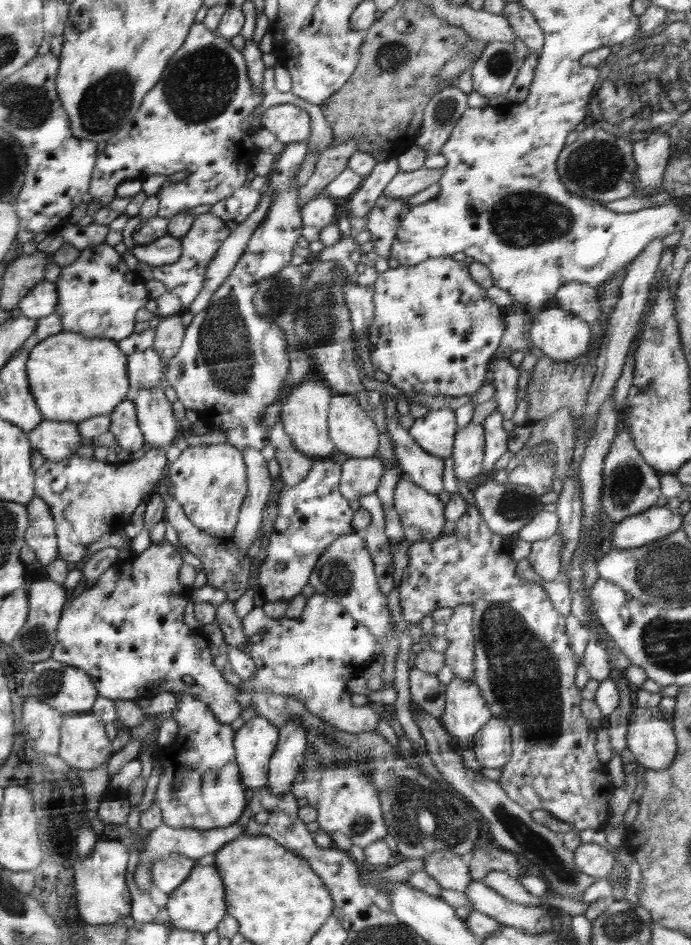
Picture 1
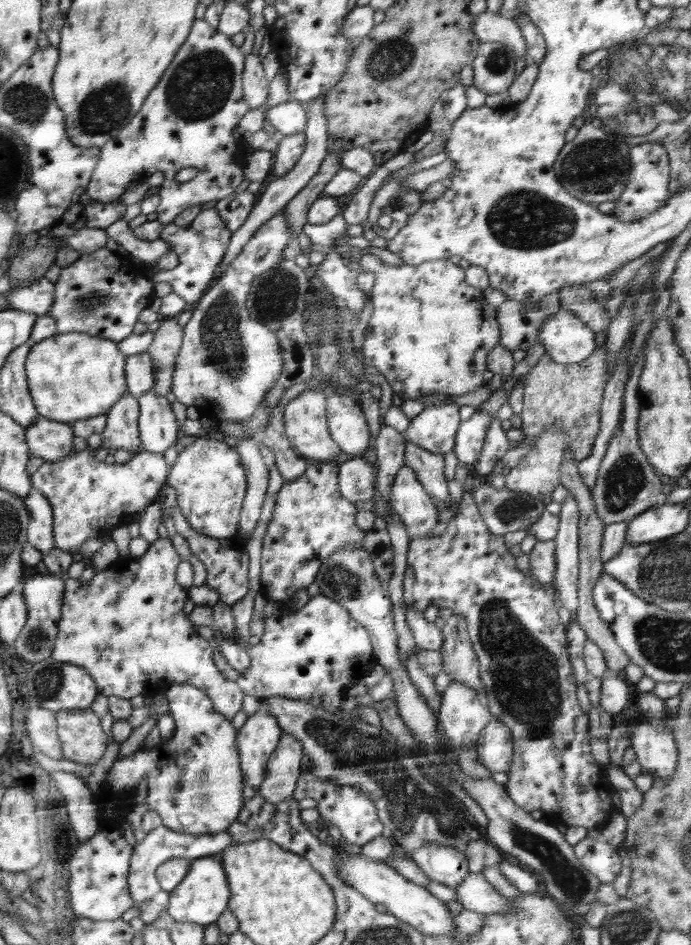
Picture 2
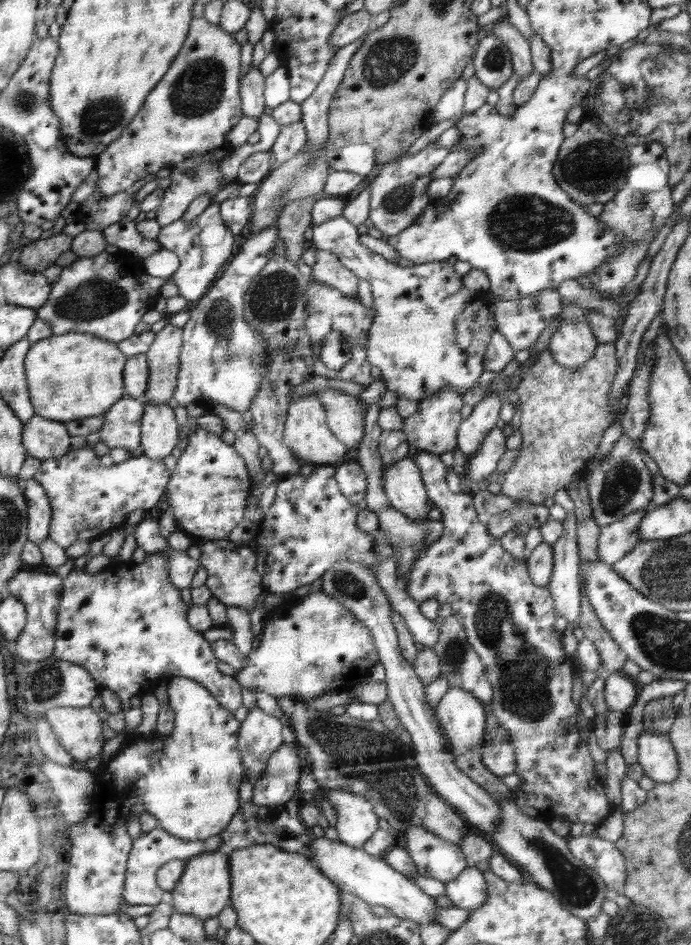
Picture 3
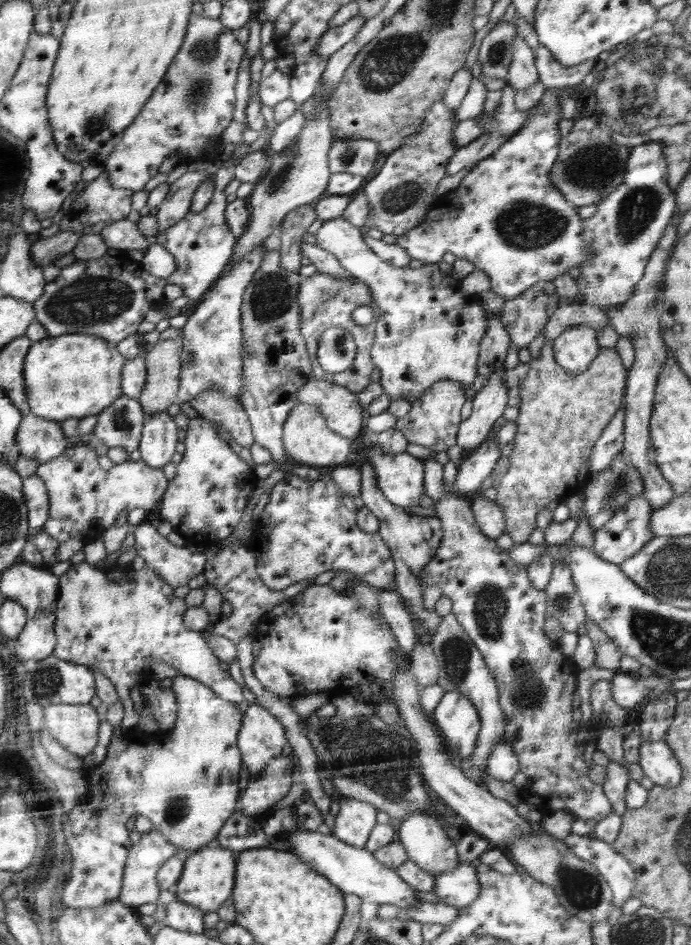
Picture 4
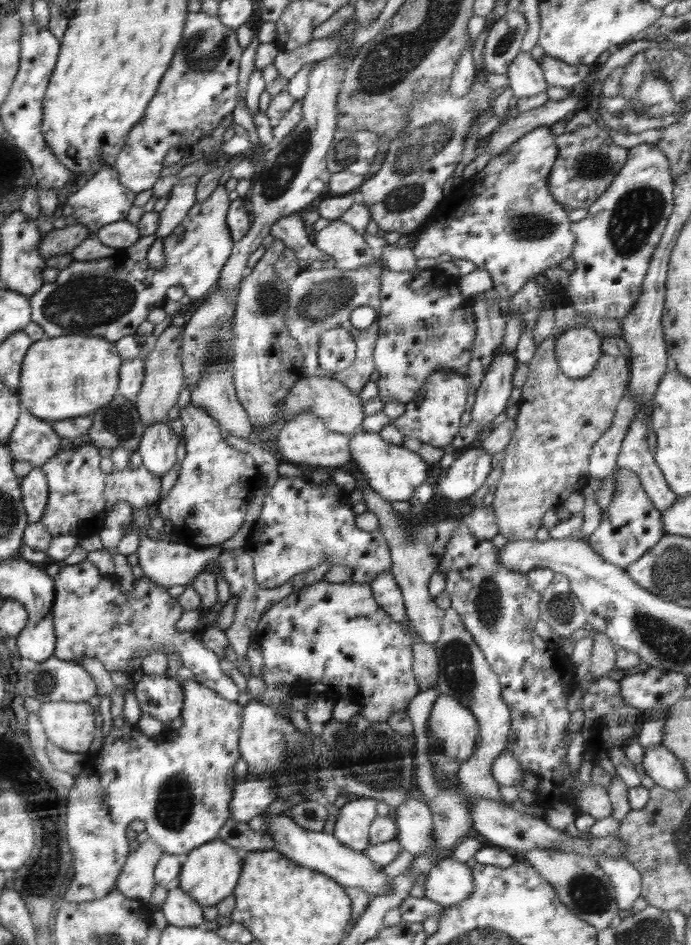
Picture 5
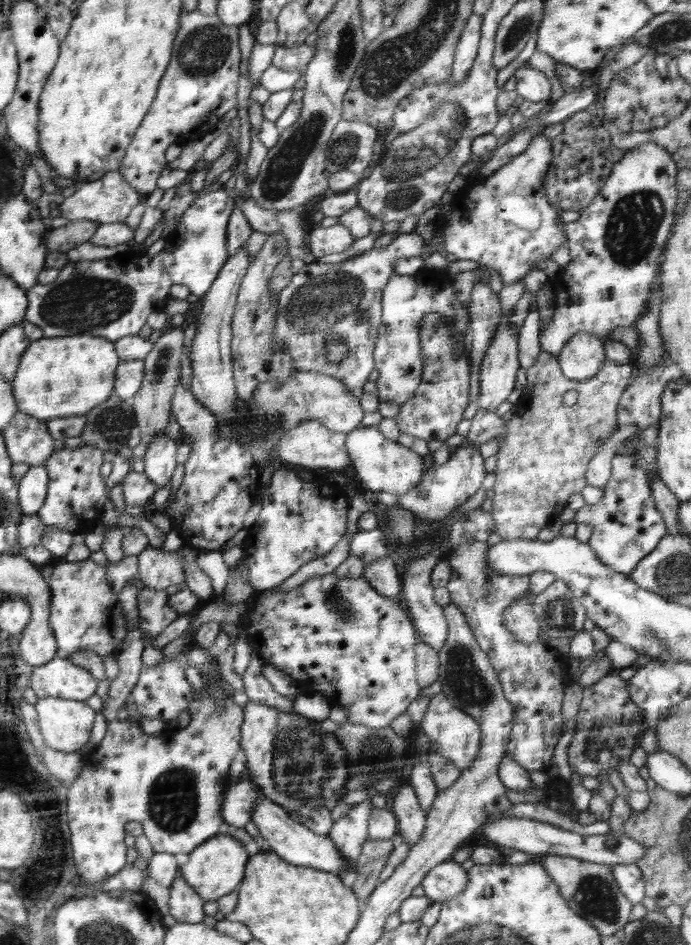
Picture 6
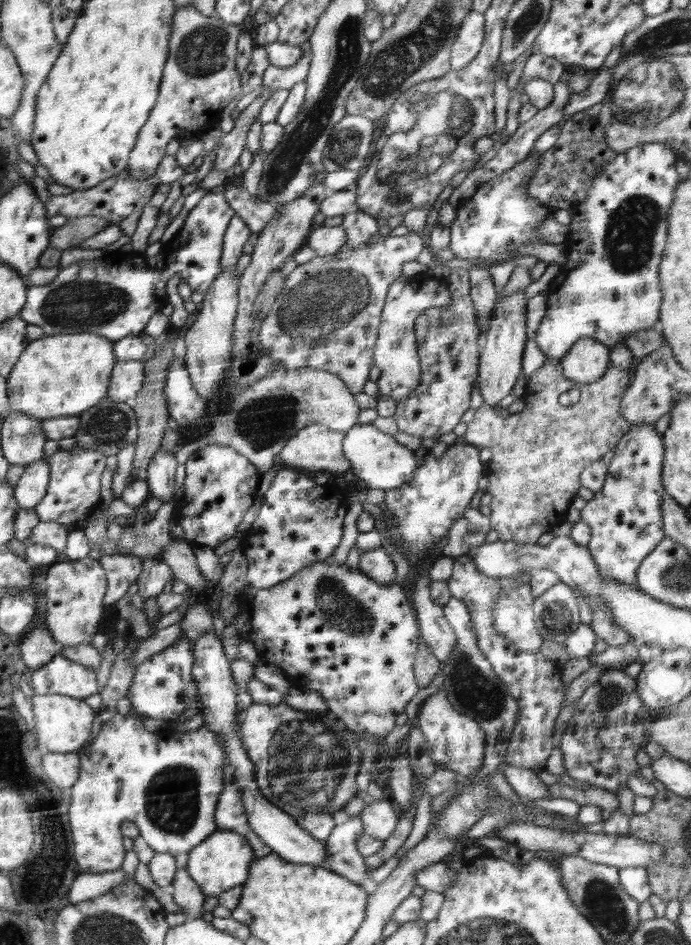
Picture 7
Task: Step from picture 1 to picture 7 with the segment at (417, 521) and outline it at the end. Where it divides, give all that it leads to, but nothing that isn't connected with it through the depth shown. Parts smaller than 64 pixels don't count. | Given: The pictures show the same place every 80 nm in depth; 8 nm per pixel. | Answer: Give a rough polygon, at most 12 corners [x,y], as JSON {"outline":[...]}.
{"outline":[[373,424],[346,433],[343,454],[374,490],[415,478],[412,450]]}

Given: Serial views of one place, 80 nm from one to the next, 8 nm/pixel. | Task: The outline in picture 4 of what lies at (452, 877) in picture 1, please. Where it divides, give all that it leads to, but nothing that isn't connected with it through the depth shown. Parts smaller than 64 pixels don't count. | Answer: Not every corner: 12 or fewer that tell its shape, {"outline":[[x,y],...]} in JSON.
{"outline":[[430,812],[406,817],[396,839],[431,876],[460,863]]}

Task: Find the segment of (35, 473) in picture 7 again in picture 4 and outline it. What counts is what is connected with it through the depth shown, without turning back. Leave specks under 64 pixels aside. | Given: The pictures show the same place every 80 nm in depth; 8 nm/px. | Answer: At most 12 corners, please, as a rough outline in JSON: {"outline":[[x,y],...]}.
{"outline":[[36,474],[24,479],[32,535],[43,530],[49,494]]}

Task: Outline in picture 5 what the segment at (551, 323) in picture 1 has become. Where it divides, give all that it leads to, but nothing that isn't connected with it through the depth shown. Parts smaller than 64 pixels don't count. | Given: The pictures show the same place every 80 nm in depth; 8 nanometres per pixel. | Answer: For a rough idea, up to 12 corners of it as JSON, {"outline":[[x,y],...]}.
{"outline":[[590,327],[564,331],[555,357],[564,374],[590,374],[603,338]]}

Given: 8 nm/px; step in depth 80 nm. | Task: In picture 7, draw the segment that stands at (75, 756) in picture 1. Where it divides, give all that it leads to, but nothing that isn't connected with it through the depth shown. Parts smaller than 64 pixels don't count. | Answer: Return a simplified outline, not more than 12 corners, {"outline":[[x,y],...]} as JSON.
{"outline":[[34,694],[40,750],[78,751],[94,709],[62,694]]}

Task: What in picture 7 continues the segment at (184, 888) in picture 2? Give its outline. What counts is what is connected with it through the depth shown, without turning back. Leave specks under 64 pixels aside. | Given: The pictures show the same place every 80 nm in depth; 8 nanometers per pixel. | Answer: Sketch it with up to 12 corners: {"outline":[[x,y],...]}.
{"outline":[[218,829],[189,853],[205,898],[247,882],[252,848]]}

